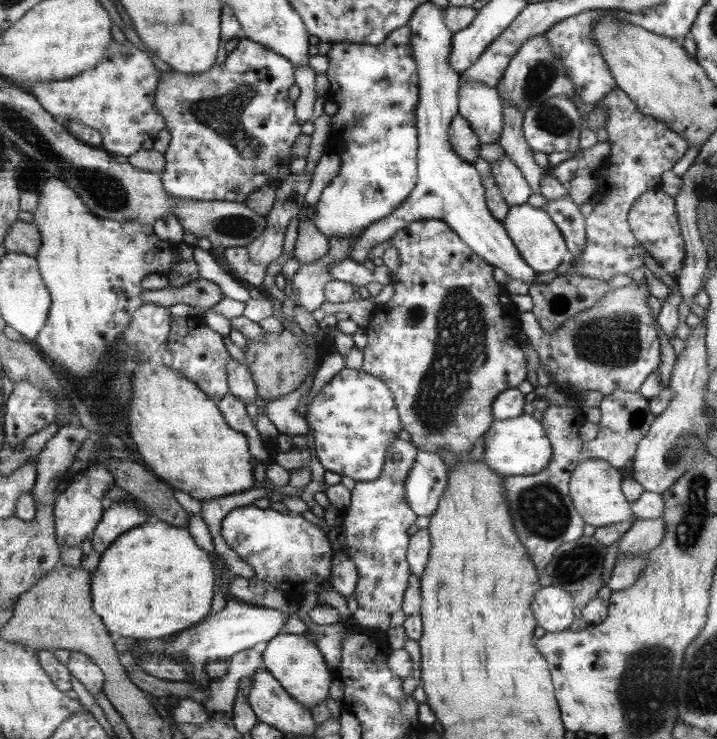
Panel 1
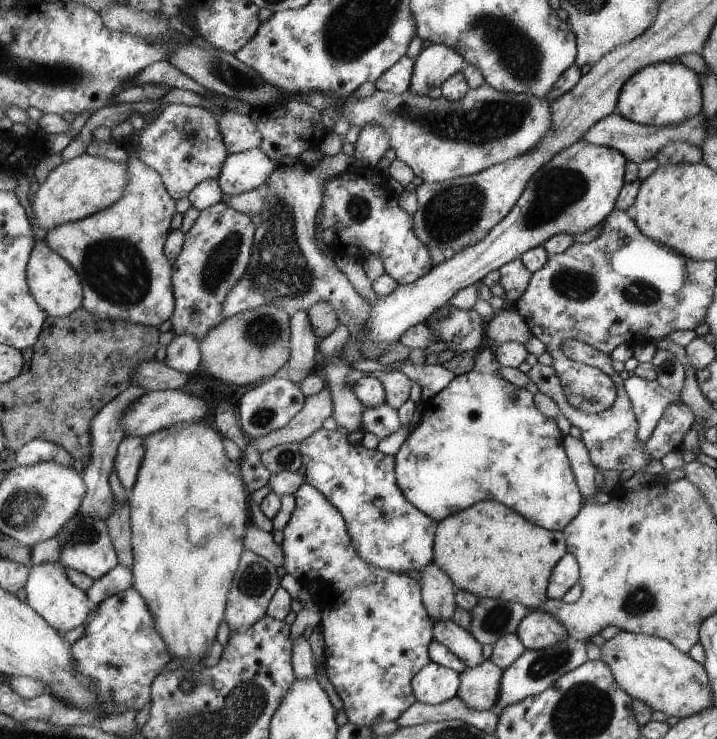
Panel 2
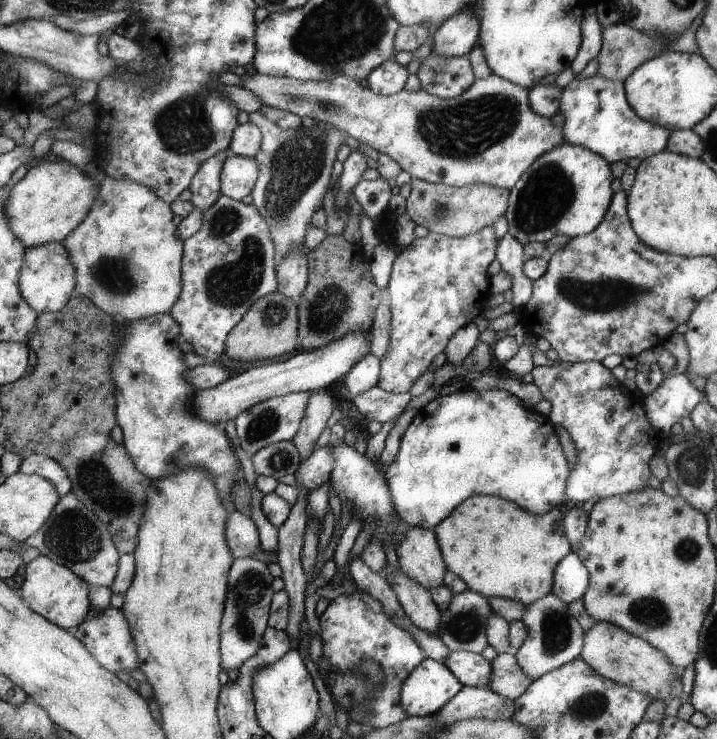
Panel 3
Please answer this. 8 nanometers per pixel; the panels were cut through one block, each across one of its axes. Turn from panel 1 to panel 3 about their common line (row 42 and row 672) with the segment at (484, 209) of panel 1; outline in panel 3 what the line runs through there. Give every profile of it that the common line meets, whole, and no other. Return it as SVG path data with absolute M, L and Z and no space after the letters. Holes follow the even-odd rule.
M424 658L405 678L400 702L410 717L430 716L458 695L463 685L443 662Z

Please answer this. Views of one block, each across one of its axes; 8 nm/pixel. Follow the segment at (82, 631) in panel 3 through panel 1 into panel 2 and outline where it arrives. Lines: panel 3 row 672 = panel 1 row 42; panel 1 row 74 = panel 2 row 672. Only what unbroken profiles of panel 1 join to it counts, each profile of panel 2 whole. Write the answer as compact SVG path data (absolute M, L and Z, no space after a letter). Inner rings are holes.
M133 586L95 605L87 617L81 638L74 644L74 656L79 672L95 681L95 690L103 697L108 714L123 713L127 710L139 711L144 708L146 703L151 702L151 684L165 670L166 664L173 660L167 641L156 628L144 598Z

